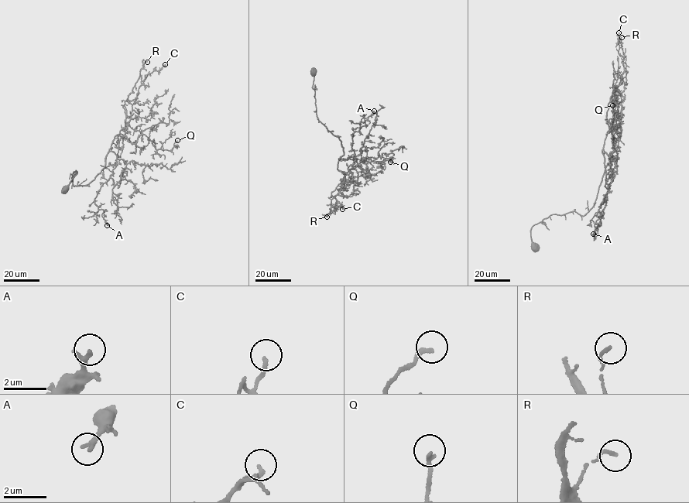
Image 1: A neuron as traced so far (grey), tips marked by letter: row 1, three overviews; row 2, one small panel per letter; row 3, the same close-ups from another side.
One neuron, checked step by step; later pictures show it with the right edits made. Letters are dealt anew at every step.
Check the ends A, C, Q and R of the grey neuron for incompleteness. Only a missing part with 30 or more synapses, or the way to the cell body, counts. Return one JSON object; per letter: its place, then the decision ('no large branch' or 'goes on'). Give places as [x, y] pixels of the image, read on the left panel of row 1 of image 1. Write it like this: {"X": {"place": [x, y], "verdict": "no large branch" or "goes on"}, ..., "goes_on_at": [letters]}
{"A": {"place": [107, 225], "verdict": "no large branch"}, "C": {"place": [165, 64], "verdict": "no large branch"}, "Q": {"place": [177, 140], "verdict": "no large branch"}, "R": {"place": [147, 62], "verdict": "no large branch"}, "goes_on_at": []}

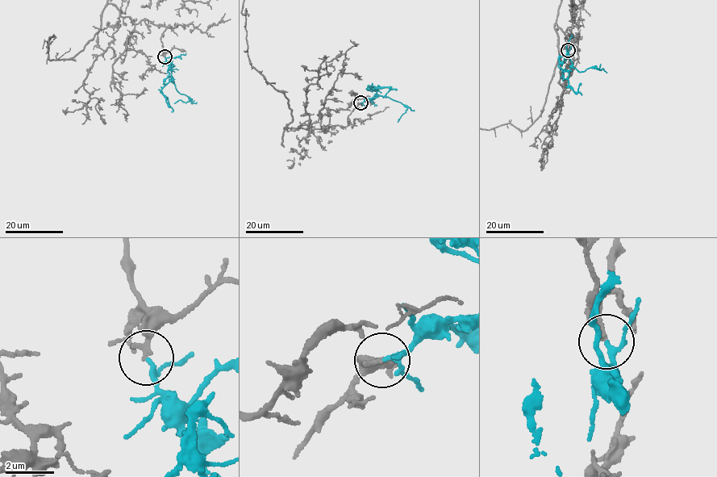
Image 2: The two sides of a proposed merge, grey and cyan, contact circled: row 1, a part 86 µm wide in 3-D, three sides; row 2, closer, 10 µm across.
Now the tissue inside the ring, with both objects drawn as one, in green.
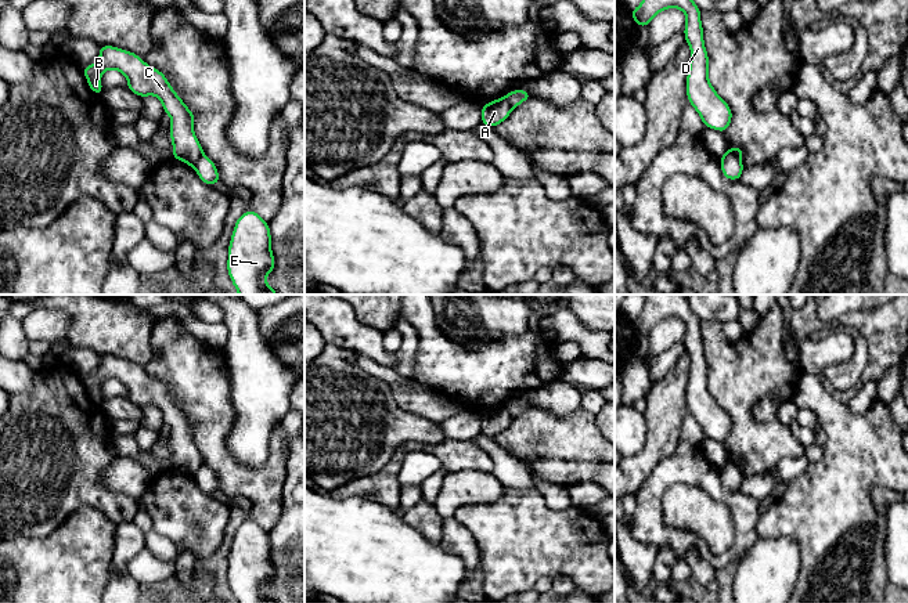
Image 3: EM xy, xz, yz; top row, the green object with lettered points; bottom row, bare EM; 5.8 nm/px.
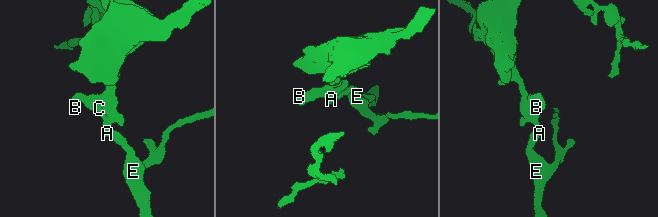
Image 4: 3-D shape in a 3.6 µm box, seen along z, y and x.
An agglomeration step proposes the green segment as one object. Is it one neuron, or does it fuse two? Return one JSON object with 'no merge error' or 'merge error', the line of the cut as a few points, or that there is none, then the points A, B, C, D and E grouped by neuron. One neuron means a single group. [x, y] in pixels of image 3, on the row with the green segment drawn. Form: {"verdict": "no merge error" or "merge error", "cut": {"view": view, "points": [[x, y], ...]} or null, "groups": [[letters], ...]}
{"verdict": "merge error", "cut": {"view": "xy", "points": [[202, 152], [193, 166]]}, "groups": [["A", "B", "C", "D"], ["E"]]}

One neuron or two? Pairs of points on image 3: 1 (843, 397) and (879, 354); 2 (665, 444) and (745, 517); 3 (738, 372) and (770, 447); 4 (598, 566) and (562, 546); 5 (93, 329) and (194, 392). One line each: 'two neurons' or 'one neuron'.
1: one neuron
2: two neurons
3: one neuron
4: one neuron
5: two neurons

